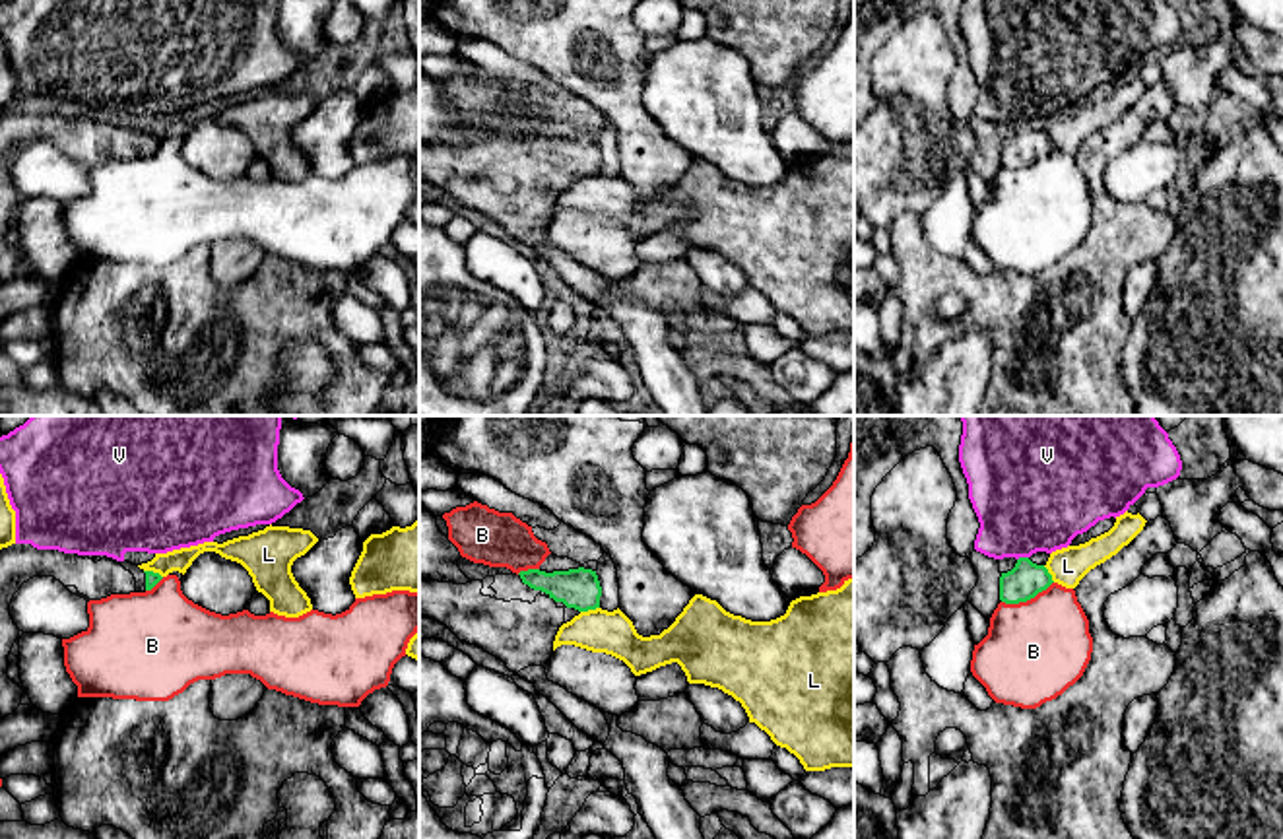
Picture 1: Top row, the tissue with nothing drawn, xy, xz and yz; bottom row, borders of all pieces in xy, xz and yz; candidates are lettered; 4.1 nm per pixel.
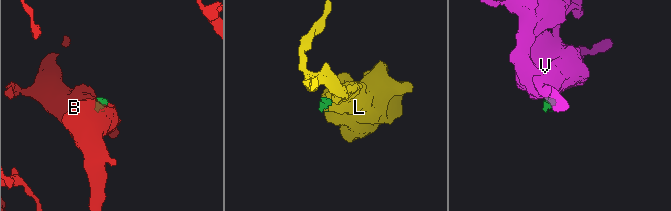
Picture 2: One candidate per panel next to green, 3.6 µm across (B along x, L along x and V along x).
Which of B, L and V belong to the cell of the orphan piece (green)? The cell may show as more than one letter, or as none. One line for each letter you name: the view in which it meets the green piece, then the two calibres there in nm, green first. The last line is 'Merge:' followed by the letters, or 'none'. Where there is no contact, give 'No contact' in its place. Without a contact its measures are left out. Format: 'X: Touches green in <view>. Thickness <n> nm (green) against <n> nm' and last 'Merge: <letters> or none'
Merge: none

